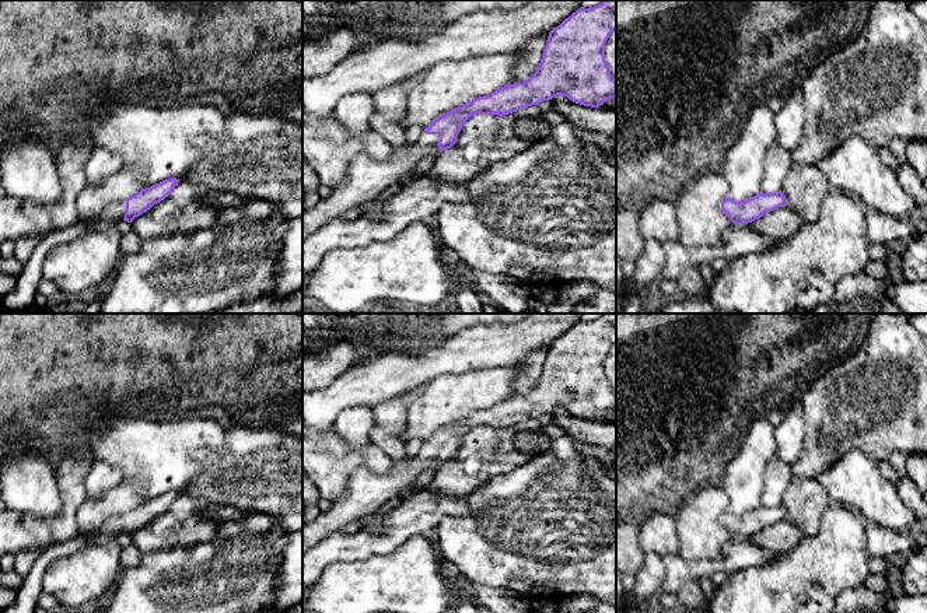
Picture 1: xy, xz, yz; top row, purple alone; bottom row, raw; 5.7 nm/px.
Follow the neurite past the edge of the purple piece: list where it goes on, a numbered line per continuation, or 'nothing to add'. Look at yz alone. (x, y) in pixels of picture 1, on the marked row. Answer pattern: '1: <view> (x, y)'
nothing to add

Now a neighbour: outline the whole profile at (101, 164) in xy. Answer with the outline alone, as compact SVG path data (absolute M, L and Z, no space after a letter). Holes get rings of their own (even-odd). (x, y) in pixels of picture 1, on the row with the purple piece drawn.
M92 147L91 155L85 164L88 185L98 183L105 178L115 175L123 168L119 154L112 153L106 147Z

